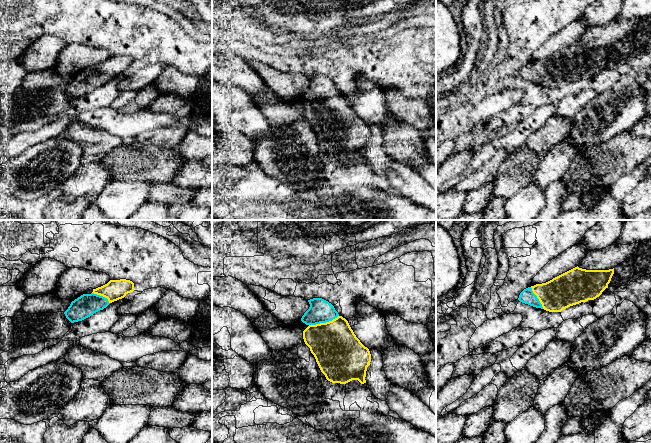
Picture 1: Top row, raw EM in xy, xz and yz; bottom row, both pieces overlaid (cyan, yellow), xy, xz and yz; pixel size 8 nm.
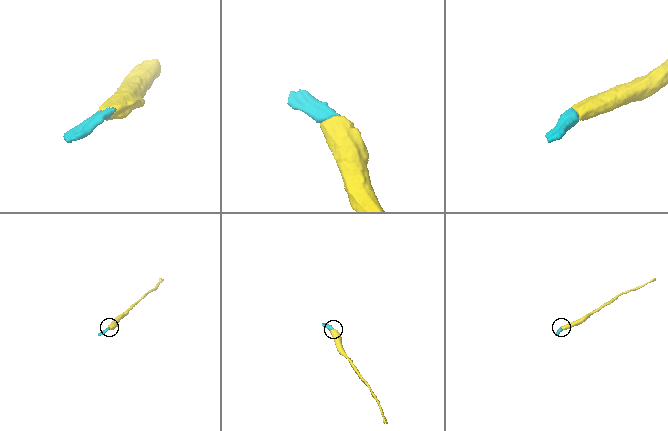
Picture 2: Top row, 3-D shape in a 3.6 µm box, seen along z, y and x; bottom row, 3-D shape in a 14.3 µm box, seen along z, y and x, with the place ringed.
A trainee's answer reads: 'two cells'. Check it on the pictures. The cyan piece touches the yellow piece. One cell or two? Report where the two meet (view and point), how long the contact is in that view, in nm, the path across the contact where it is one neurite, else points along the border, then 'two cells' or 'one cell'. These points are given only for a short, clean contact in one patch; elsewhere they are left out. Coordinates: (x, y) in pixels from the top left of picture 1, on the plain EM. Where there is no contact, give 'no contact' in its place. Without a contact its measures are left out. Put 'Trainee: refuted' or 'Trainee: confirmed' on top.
Trainee: refuted
xz (323, 98) | 260 nm | across xz (320, 87), (323, 98), (330, 118), (336, 124) | one cell

